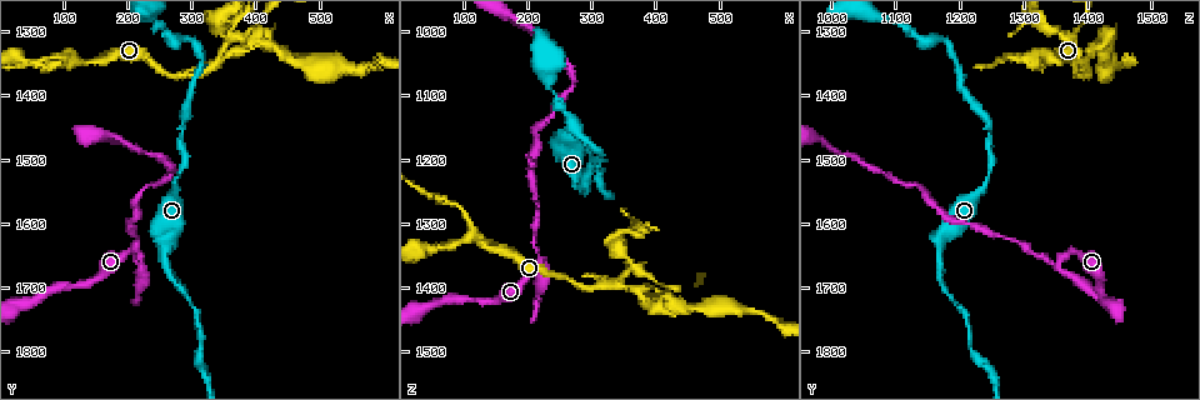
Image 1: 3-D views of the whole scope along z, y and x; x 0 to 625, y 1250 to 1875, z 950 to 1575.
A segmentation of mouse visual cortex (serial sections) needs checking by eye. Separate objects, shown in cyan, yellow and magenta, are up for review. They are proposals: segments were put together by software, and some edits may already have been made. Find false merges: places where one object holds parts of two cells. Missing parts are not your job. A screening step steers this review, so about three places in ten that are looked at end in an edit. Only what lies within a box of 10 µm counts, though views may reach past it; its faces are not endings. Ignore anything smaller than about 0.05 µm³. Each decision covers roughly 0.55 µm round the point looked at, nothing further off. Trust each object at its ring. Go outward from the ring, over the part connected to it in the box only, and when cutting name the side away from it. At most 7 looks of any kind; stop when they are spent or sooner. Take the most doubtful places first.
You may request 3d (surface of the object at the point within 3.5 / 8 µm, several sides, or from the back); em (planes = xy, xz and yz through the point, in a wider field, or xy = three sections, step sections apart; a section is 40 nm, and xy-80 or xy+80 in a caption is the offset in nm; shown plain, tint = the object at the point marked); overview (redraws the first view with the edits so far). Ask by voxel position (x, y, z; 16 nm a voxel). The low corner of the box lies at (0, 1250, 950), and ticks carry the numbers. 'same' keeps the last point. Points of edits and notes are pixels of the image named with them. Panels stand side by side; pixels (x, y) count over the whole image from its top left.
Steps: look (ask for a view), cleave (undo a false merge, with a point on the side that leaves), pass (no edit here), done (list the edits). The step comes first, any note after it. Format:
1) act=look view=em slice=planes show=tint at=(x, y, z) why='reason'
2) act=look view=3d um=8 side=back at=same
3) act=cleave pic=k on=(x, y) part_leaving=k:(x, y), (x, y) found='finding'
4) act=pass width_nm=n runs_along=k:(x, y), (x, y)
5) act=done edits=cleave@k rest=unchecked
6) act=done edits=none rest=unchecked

act=look view=3d um=3.5 at=(225, 1660, 1355) why='branch point'

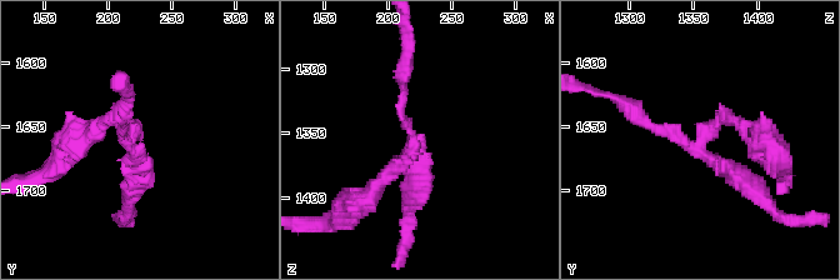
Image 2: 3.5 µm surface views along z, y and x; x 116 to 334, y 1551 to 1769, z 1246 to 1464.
act=look view=em slice=xy step=1 show=tint at=(220, 1662, 1358) arms=3 arm_widths_nm=150,200,300 why='need the tissue'

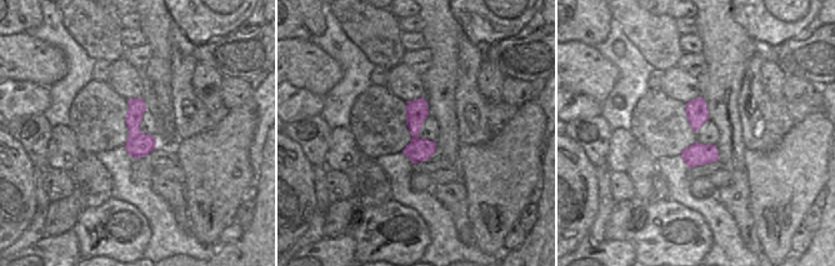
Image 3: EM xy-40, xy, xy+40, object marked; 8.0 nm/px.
act=look view=em slice=xy step=2 show=tint at=same

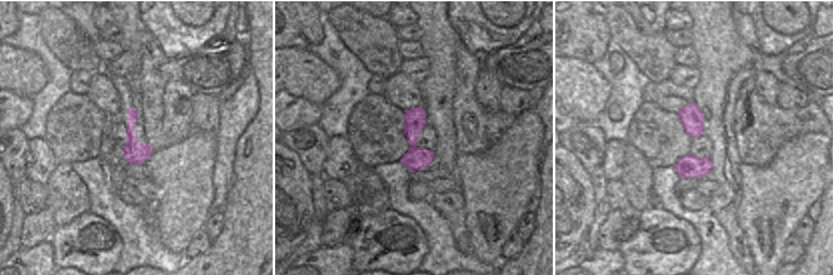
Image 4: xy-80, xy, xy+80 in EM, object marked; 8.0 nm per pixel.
act=cleave pic=2 on=(139, 158) width_nm=190 part_leaving=2:(718, 124), (689, 146), (624, 104) found='a second cell is stuck on'

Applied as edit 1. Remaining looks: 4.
act=look view=em slice=xy step=2 show=tint at=(335, 1350, 1395) why='narrows sharply'

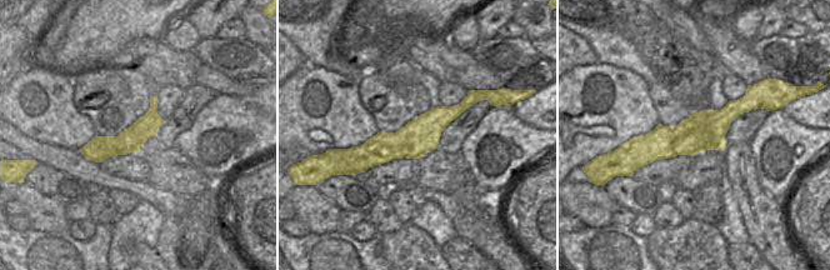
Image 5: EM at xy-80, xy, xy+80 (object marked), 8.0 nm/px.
act=look view=3d um=3.5 at=same why='wider look'

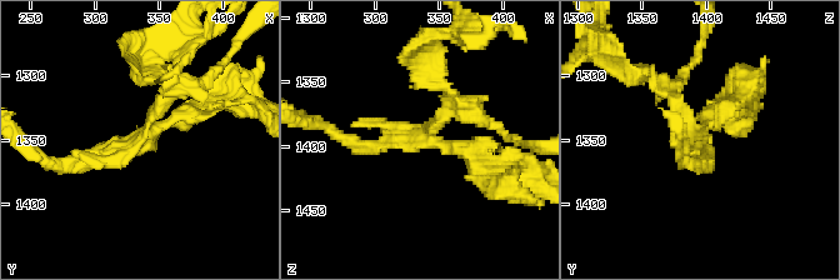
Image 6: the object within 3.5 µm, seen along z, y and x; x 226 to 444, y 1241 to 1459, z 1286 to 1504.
act=cleave pic=6 on=(445, 116) part_leaving=6:(426, 131), (454, 106), (426, 51) found='a second cell is stuck on'

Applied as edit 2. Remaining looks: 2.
act=done edits=cleave@2,cleave@6 rest=unchecked

